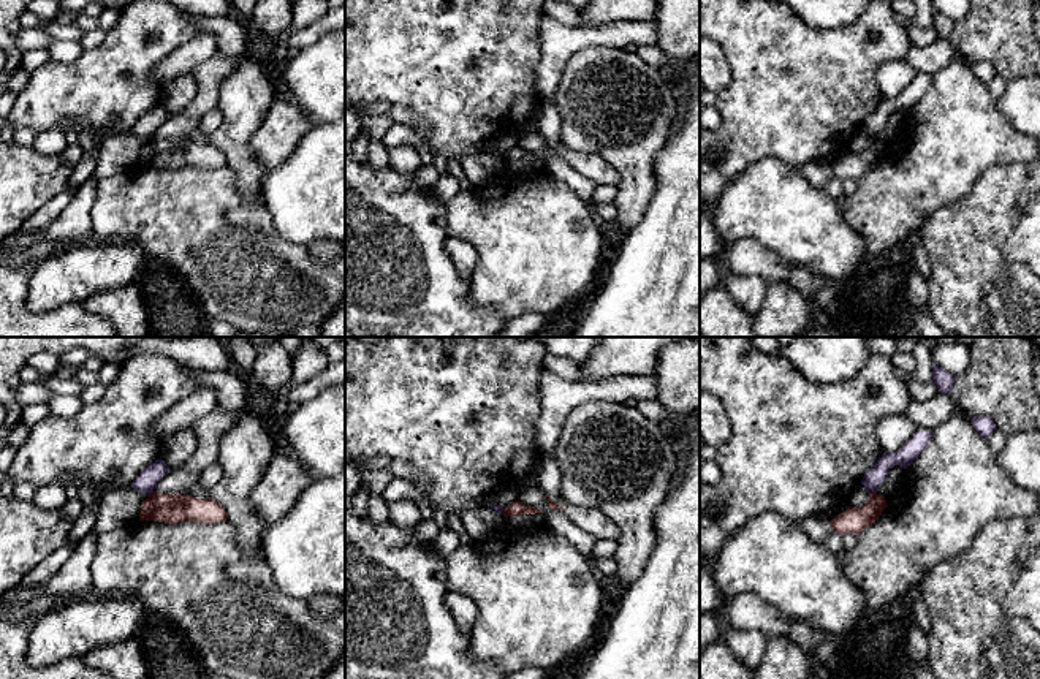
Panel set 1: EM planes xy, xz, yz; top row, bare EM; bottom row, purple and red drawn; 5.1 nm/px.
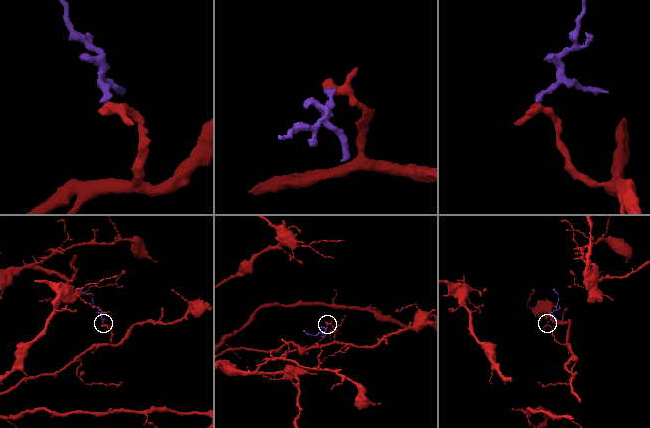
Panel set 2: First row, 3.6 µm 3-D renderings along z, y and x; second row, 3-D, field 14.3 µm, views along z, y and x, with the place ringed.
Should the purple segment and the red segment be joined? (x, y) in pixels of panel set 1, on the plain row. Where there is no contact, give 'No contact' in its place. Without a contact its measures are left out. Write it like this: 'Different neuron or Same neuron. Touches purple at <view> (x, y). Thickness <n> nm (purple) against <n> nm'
Different neuron. Touches purple at yz (872, 136). Thickness 100 nm (purple) against 140 nm

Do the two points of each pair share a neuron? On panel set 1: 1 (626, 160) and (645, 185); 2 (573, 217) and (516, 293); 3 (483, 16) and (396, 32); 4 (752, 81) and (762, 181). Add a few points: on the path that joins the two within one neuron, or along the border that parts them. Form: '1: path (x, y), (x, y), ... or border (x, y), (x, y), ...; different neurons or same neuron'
1: path (632, 166), (638, 179); same neuron
2: path (554, 236), (516, 274); same neuron
3: path (461, 27), (418, 32); same neuron
4: border (797, 168), (765, 157), (747, 165), (728, 182); different neurons

